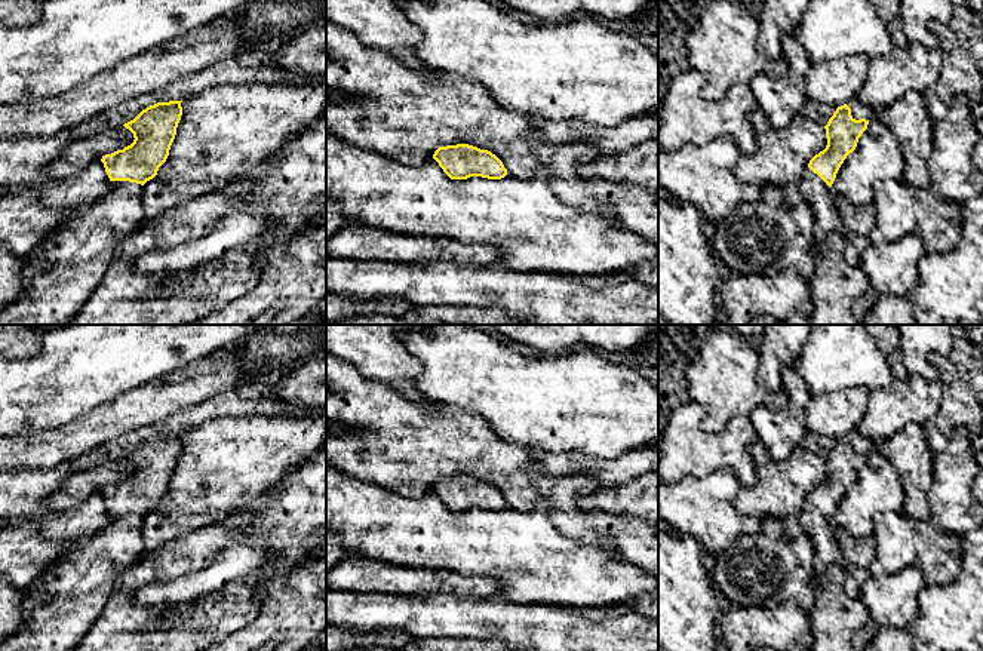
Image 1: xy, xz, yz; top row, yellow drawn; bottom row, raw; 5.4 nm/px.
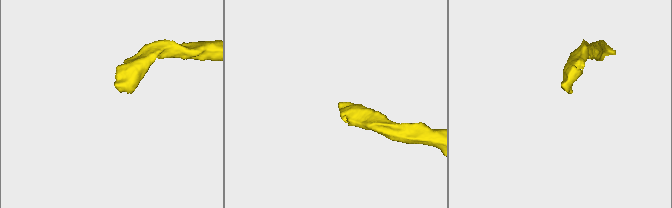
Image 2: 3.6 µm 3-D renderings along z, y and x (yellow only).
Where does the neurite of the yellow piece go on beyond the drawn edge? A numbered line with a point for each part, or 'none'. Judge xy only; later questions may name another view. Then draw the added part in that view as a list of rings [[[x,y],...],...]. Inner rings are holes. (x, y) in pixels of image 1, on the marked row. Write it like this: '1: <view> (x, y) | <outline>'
1: xy (60, 276) | [[[111,181],[110,190],[82,212],[76,212],[46,242],[25,257],[21,289],[15,301],[0,310],[0,325],[65,325],[89,300],[101,283],[117,245],[135,231],[147,218],[142,206],[142,185],[129,181]]]

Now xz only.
none

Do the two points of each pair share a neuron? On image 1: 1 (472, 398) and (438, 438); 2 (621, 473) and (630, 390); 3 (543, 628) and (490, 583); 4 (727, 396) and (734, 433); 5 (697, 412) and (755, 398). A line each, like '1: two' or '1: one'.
1: two
2: two
3: two
4: two
5: two

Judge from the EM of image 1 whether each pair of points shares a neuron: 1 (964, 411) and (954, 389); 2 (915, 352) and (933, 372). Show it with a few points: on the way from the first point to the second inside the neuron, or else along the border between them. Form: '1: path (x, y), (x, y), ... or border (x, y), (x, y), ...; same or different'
1: path (961, 405), (957, 395); same
2: path (917, 356), (928, 368); same

